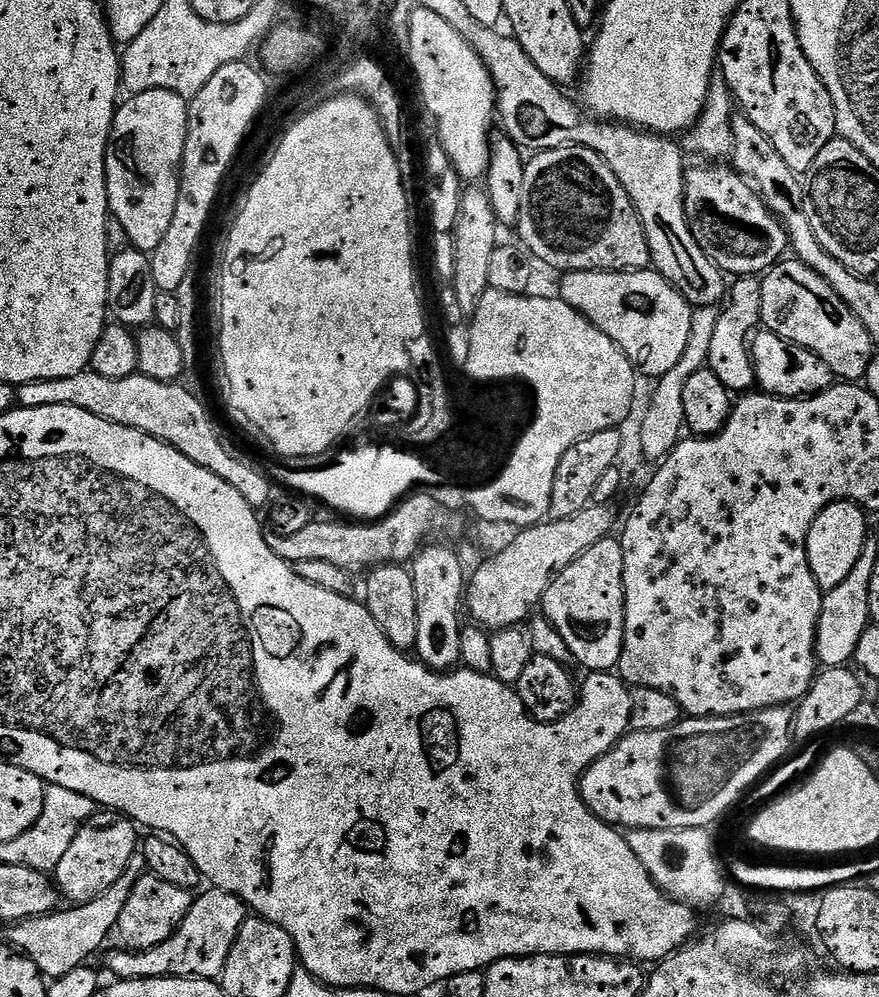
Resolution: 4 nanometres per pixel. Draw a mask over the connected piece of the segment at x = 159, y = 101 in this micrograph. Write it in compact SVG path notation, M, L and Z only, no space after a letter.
M146 90L129 95L127 99L117 107L116 117L112 119L112 132L108 136L104 159L108 211L111 216L118 218L118 222L122 222L129 245L139 252L151 254L158 242L166 238L166 230L170 230L170 221L174 218L174 206L178 206L180 167L184 161L188 133L189 101L170 90Z

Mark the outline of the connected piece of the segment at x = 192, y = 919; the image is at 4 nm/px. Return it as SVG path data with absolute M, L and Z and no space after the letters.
M209 887L207 891L201 891L193 899L179 930L166 938L166 942L145 952L119 950L120 952L110 953L108 968L113 972L113 977L116 980L157 980L169 976L179 980L195 978L219 981L224 975L226 958L230 958L230 950L236 945L238 930L242 930L250 909L232 892L214 887Z

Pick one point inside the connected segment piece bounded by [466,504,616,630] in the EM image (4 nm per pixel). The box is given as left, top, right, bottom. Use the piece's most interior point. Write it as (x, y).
(507, 587)

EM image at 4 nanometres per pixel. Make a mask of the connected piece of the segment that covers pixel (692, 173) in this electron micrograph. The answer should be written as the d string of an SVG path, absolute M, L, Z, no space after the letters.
M700 162L697 168L689 167L685 171L684 209L688 225L692 227L698 246L702 246L704 253L716 263L721 272L732 278L763 274L785 255L789 247L788 232L777 216L762 202L760 193L741 173L728 166L720 167L724 166L716 162Z

